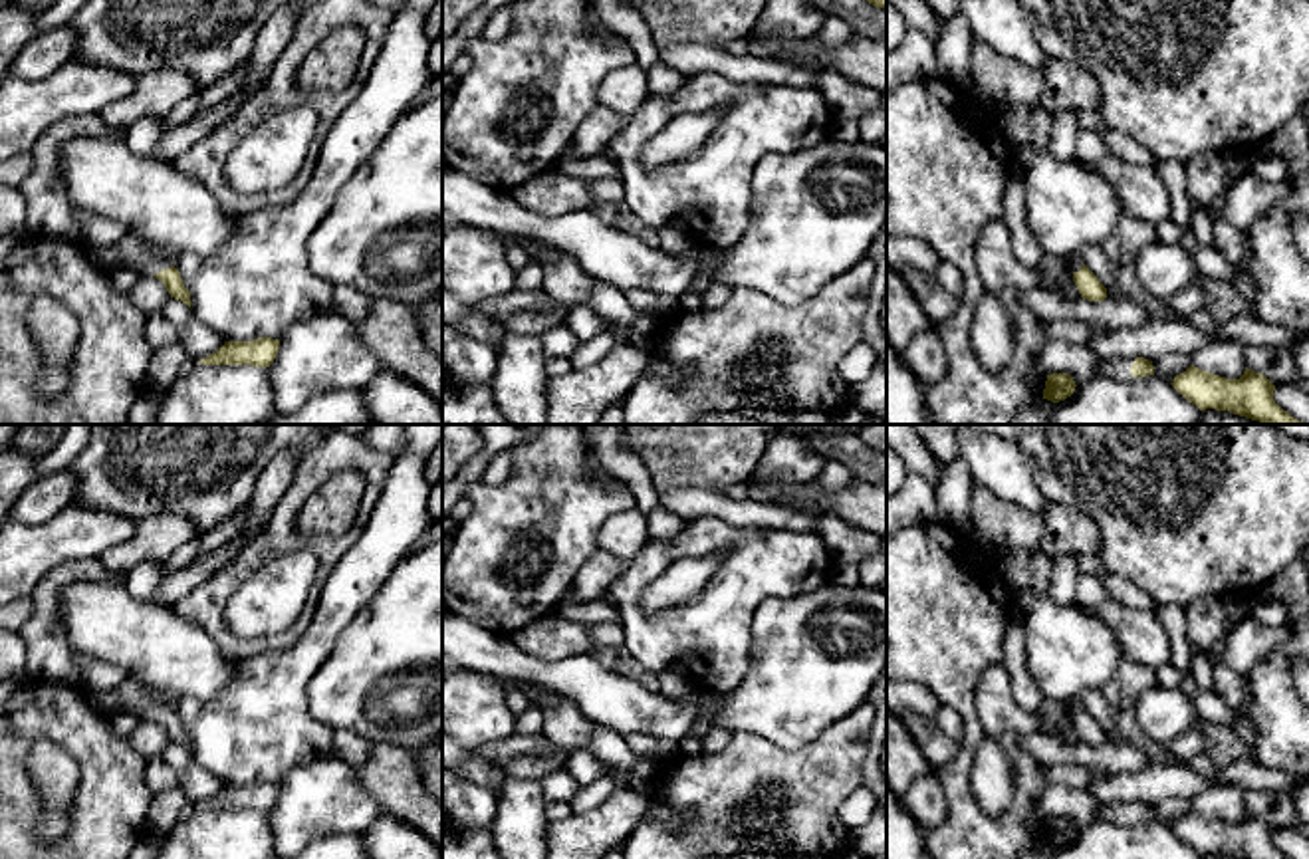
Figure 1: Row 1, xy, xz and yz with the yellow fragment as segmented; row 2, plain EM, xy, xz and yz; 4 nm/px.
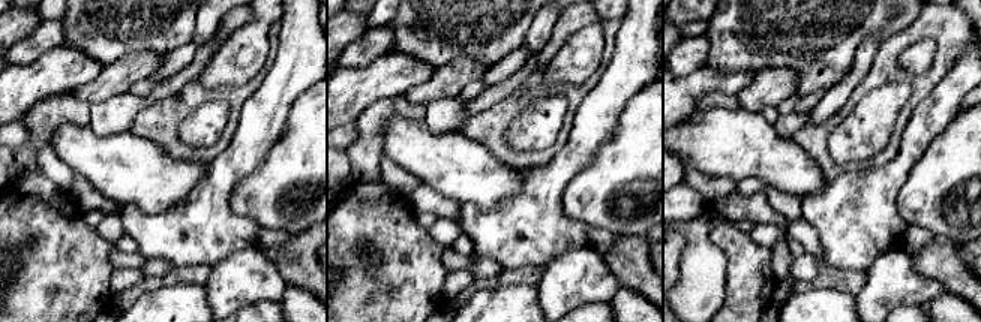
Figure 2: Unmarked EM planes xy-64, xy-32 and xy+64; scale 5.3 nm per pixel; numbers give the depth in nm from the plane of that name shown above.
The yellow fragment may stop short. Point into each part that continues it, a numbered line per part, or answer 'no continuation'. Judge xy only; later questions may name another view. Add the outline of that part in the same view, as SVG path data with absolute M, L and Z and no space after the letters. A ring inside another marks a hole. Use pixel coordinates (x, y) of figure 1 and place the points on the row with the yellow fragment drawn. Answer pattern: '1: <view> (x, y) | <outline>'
1: xy (133, 250) | M133 232L125 234L113 248L119 252L125 266L133 266L139 272L147 270L159 274L161 270L175 266L175 262L157 254L151 244Z

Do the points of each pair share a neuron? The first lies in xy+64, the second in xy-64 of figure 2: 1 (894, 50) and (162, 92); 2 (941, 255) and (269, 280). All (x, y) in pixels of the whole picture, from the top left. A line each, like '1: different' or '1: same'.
1: different
2: different

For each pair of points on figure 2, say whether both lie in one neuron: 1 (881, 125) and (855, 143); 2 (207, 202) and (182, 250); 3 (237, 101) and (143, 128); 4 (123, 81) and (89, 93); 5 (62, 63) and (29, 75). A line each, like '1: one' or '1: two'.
1: one
2: one
3: one
4: one
5: one

